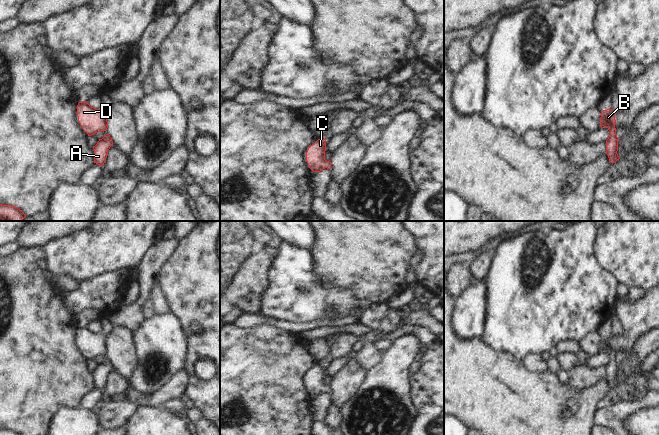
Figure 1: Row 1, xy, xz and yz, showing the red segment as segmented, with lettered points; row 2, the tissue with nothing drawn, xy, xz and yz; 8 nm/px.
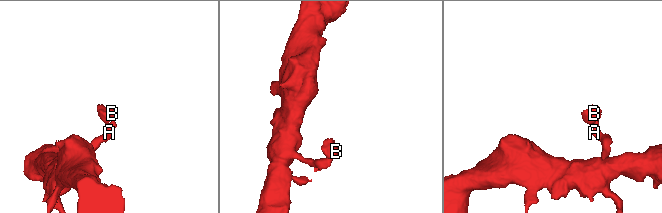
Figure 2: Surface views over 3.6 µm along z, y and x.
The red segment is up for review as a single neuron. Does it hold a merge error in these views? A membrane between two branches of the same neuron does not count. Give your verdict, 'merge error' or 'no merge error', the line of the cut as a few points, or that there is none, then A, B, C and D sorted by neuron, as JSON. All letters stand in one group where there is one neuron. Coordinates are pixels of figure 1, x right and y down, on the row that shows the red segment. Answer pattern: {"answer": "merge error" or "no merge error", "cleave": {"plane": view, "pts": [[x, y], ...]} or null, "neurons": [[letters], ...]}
{"answer": "no merge error", "cleave": null, "neurons": [["A", "B", "C", "D"]]}

